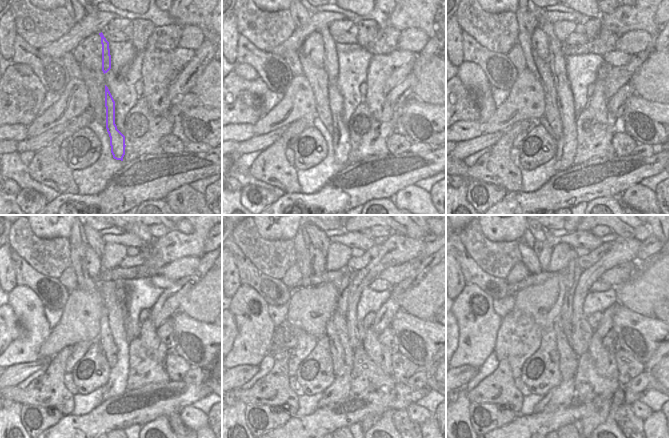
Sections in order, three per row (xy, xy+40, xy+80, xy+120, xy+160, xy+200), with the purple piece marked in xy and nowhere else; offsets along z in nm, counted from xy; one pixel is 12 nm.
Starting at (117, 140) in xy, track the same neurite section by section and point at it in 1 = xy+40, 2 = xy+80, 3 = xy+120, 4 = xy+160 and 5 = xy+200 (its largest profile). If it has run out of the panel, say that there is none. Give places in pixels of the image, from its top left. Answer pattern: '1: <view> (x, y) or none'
1: xy+40 (341, 137)
2: xy+80 (567, 143)
3: xy+120 (116, 385)
4: xy+160 (340, 388)
5: xy+200 (562, 394)

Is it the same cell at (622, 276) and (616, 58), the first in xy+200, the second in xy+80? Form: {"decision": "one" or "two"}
{"decision": "two"}

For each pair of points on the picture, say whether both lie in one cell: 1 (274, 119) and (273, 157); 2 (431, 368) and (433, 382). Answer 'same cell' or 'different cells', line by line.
1: different cells
2: same cell

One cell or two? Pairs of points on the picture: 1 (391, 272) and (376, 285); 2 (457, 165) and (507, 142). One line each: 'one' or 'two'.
1: two
2: one

